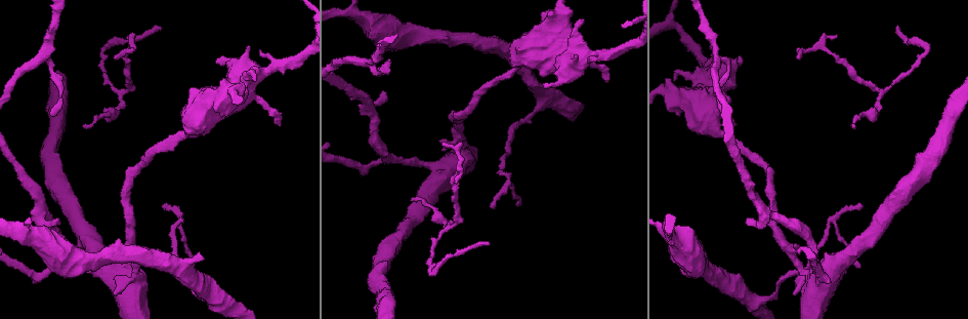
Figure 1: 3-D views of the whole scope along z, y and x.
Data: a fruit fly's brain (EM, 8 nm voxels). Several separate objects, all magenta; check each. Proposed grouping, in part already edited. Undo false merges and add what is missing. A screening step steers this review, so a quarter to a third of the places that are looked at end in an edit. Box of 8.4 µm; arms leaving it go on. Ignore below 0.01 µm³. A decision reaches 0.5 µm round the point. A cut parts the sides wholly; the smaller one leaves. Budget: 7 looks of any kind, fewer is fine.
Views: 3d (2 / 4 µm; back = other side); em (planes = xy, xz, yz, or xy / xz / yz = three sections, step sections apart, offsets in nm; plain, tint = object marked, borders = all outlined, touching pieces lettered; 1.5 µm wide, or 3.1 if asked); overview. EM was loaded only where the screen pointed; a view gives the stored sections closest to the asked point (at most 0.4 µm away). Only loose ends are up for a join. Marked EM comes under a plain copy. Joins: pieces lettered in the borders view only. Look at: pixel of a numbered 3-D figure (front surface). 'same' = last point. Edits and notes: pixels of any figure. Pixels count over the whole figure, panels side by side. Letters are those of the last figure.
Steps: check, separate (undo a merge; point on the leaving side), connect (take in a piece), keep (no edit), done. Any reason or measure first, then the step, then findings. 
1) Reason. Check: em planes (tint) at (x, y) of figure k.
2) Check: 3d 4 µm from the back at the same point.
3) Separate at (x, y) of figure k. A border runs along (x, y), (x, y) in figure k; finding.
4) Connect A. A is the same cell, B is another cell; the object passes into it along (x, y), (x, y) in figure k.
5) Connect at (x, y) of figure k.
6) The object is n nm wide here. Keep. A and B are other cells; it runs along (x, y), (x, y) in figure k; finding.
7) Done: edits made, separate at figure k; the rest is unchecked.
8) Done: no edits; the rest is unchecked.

An open end. Check: em yz step 8 (tint) at (201, 257) of figure 1.

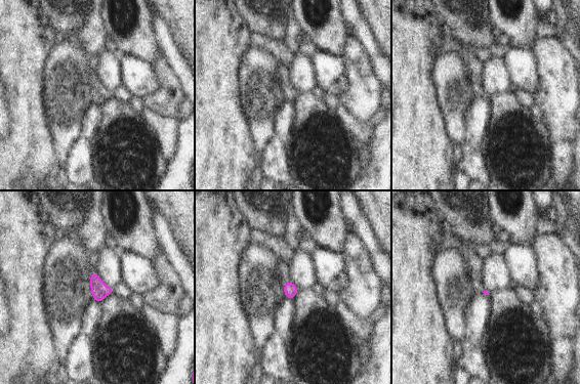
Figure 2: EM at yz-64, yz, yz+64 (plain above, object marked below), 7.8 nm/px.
Another direction. Check: em planes (tint) at the same point.

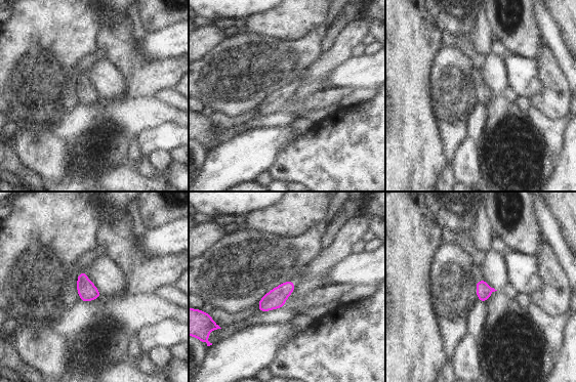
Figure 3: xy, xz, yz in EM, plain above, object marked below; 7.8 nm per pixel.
Check: em planes (borders) at the same point.

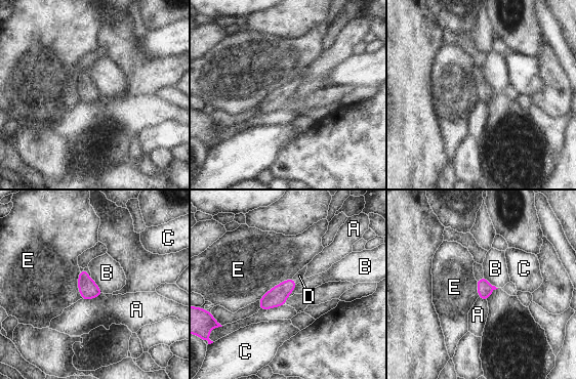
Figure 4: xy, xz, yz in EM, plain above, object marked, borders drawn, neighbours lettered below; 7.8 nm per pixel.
Connect D. D is the same cell, A, B, C and E are other cells; the object passes into it along (485, 289), (480, 279), (478, 268) in figure 4; it goes on there.

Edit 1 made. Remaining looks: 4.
An open end. Check: 3d 4 µm at (279, 123) of figure 1.

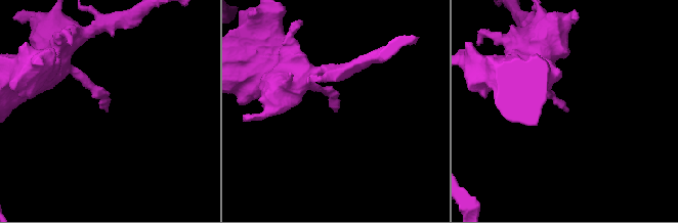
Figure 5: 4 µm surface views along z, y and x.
Now the EM. Check: em xy step 8 (tint) at (566, 112) of figure 5.

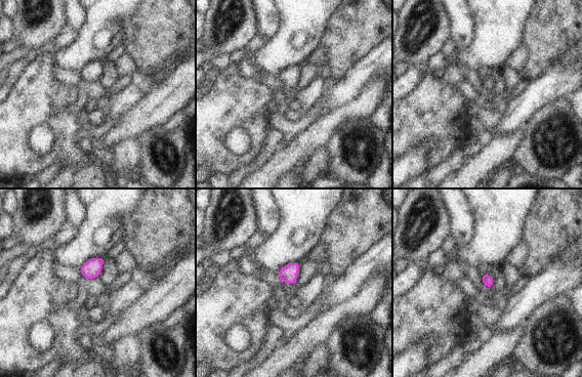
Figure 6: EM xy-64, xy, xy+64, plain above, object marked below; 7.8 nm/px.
Another direction. Check: em yz step 8 (borders) at the same point.

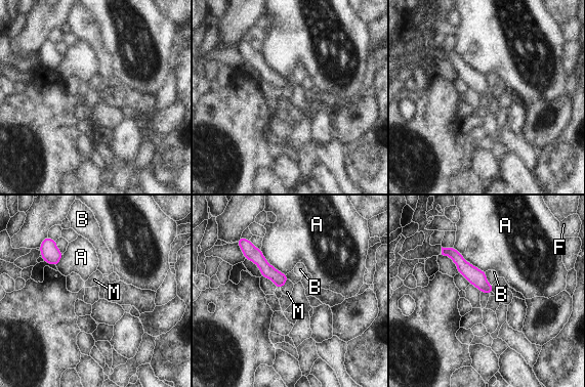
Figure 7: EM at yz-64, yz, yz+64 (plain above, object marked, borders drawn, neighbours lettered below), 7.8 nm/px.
The object is 90 nm wide here. Keep. A, B, F and M are other cells; it runs along (444, 250), (450, 252), (490, 290) in figure 7; none of them fits.

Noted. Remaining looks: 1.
Done: edits made, connect at figure 4; the rest is unchecked.

